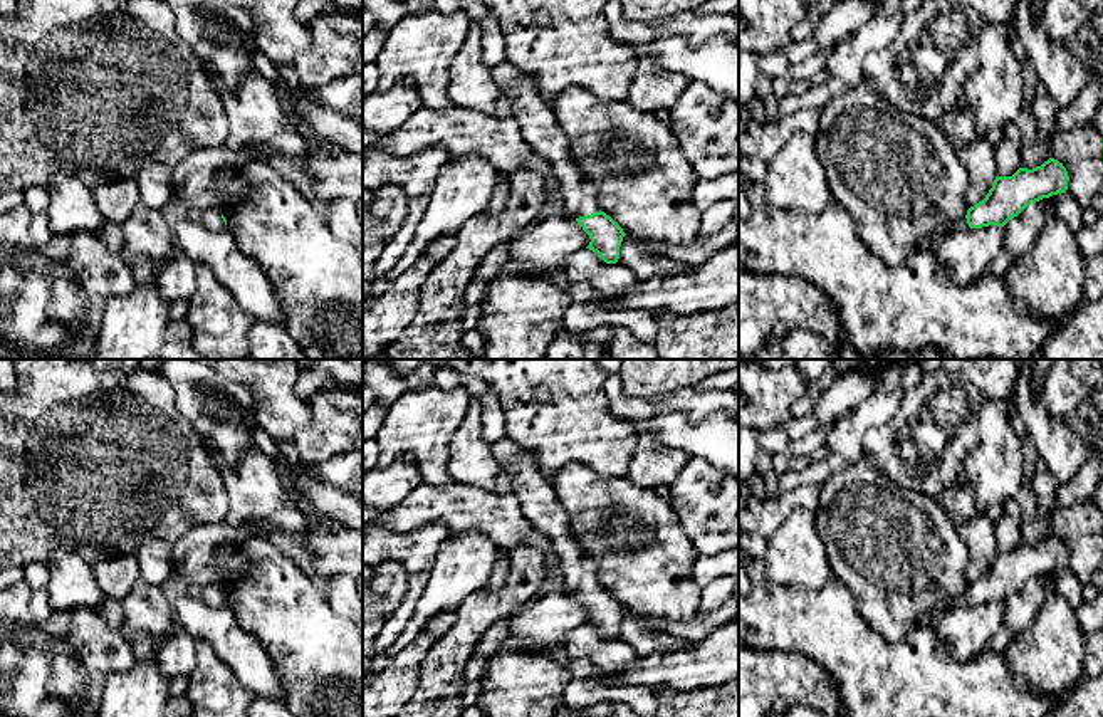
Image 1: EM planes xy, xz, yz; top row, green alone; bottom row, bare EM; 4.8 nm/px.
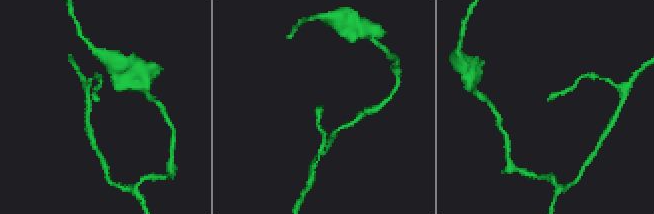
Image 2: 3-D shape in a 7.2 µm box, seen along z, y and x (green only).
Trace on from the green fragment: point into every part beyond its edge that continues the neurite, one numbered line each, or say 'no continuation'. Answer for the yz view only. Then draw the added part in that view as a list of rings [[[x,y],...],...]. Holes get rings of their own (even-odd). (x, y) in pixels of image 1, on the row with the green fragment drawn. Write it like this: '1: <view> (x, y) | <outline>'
1: yz (962, 224) | [[[964,217],[959,222],[947,222],[945,228],[950,230],[950,232],[959,232],[959,230],[969,230],[970,227],[967,223],[967,218]]]

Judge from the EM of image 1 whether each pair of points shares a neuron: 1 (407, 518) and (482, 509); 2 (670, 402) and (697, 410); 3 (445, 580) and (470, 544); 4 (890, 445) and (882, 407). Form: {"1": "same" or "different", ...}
{"1": "same", "2": "same", "3": "same", "4": "different"}

